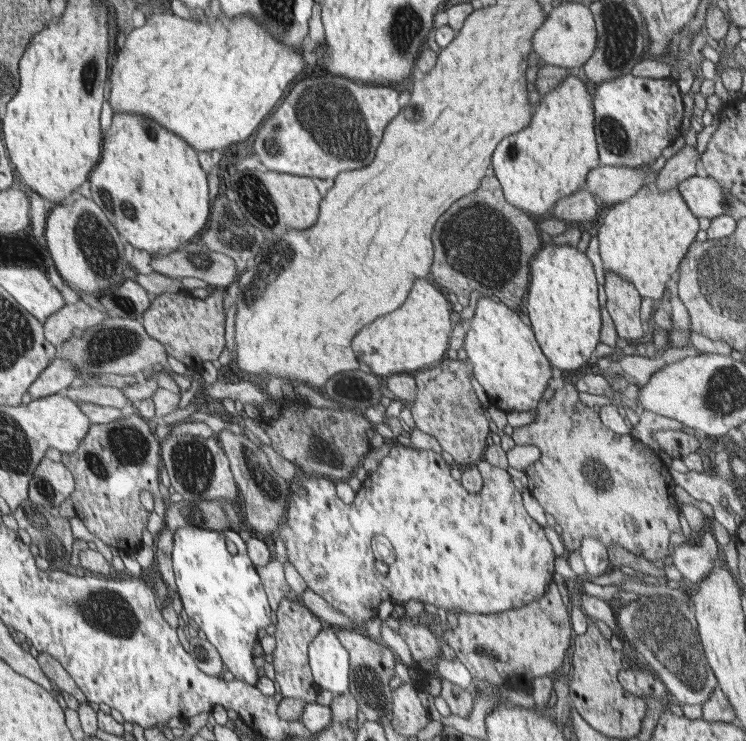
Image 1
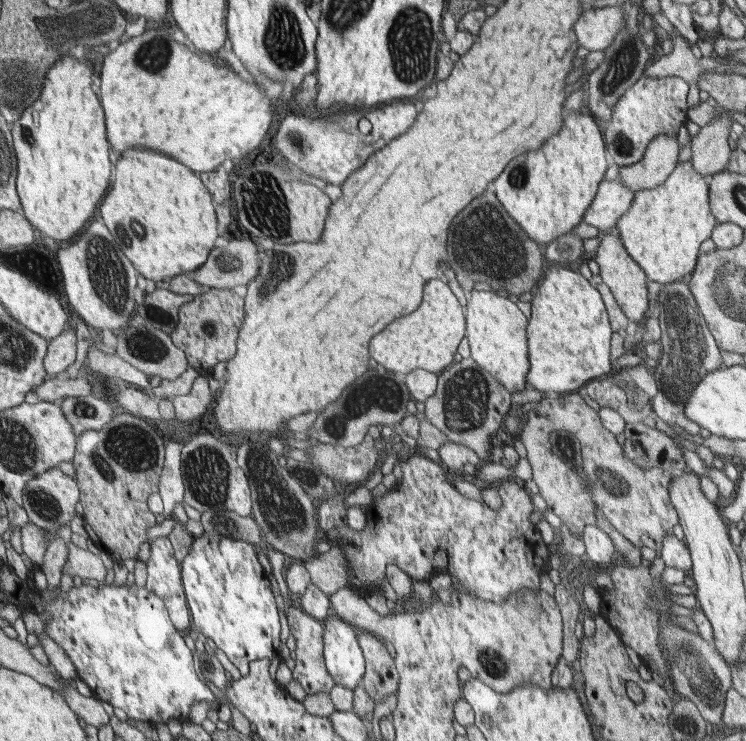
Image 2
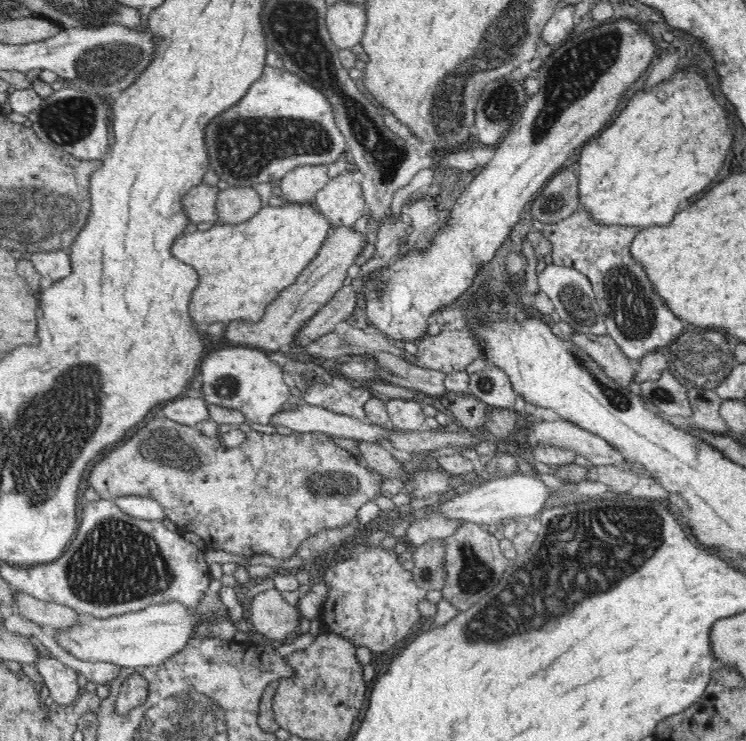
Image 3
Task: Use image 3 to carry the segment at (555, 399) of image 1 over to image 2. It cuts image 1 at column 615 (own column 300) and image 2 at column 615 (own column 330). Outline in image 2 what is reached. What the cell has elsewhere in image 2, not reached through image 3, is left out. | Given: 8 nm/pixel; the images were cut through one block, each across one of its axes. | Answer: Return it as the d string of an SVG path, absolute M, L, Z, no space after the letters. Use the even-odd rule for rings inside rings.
M578 393L560 394L556 398L544 396L538 403L540 403L538 407L528 411L528 420L516 438L519 438L526 447L527 459L532 467L532 480L546 500L547 510L559 516L577 536L583 533L583 528L597 525L596 516L604 514L614 528L638 548L648 546L655 551L661 550L664 540L668 534L672 534L672 528L678 524L678 512L670 498L670 484L673 480L671 470L642 468L634 464L623 454L623 445L616 442L615 434L604 428L599 412L589 407ZM559 430L567 430L579 441L580 453L584 454L584 468L580 472L567 464L554 450L551 434Z

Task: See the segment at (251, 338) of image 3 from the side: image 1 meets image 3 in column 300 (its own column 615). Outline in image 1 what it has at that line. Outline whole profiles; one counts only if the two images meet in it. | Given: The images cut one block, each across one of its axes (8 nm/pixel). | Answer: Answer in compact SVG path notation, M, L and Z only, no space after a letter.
M616 272L605 273L606 306L618 336L630 343L636 342L636 338L642 337L640 294L632 282L624 280Z

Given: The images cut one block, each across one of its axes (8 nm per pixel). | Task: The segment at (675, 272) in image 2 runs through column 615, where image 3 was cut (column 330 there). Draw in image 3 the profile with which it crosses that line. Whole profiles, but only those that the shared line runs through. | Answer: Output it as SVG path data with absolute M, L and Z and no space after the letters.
M284 201L280 208L270 205L262 207L253 218L241 223L214 225L210 230L193 228L190 232L185 232L184 236L173 241L169 252L197 273L197 285L189 296L186 314L199 326L208 326L214 322L259 321L268 304L276 299L284 288L294 284L300 272L316 257L331 229L332 225L322 217L322 213L312 202Z

